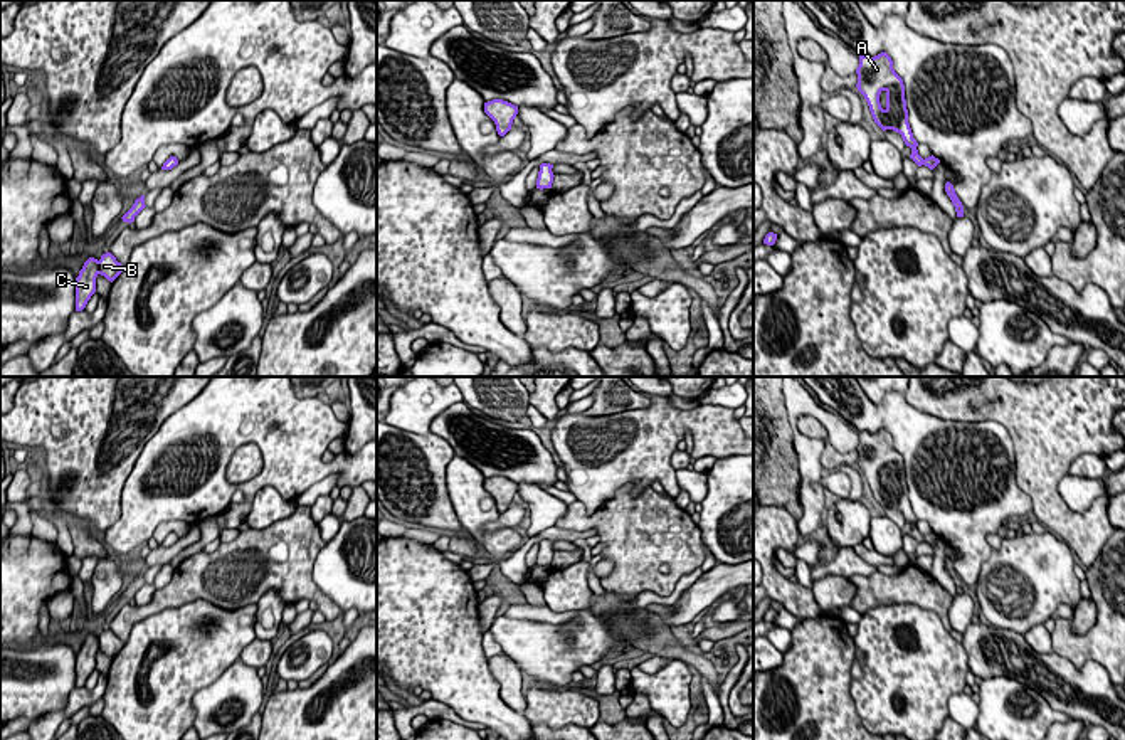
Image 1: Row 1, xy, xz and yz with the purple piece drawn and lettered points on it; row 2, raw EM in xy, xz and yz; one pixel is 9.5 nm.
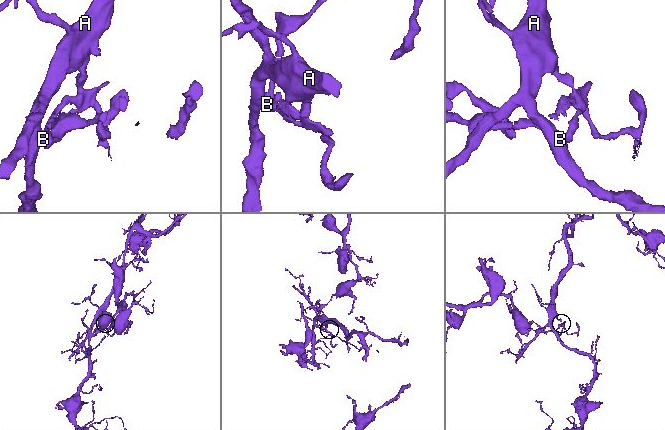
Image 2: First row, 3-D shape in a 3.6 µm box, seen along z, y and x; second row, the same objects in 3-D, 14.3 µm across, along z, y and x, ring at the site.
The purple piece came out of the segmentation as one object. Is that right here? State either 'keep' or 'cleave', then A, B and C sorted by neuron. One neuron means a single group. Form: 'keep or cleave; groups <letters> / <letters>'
cleave; groups A C / B

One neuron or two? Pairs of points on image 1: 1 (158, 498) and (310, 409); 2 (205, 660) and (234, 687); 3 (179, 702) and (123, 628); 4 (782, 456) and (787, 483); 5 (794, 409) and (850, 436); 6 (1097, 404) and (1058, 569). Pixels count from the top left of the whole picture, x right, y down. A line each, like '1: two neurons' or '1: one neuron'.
1: one neuron
2: two neurons
3: two neurons
4: one neuron
5: one neuron
6: two neurons

